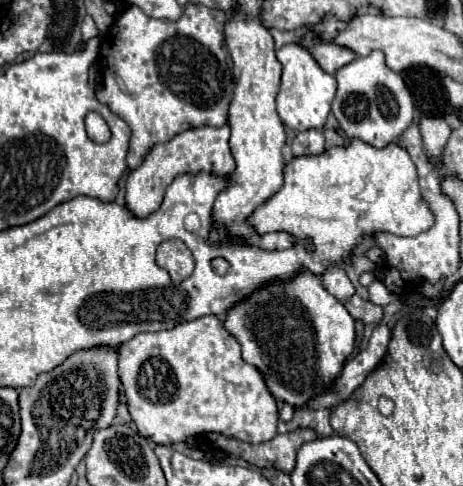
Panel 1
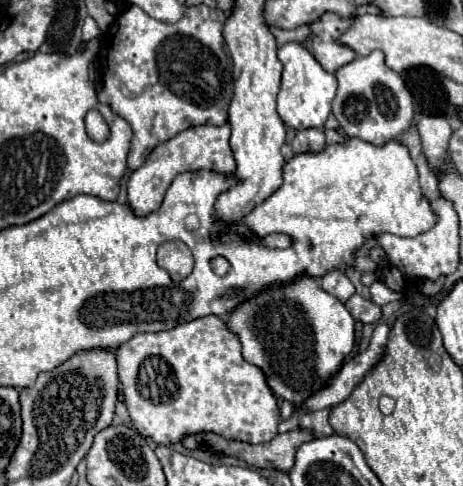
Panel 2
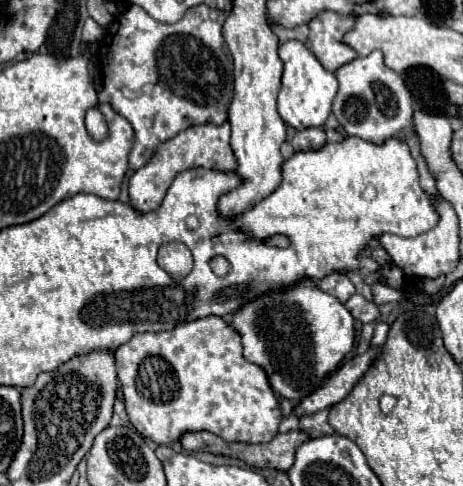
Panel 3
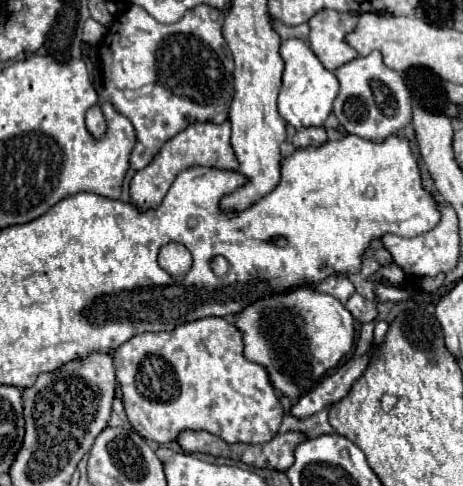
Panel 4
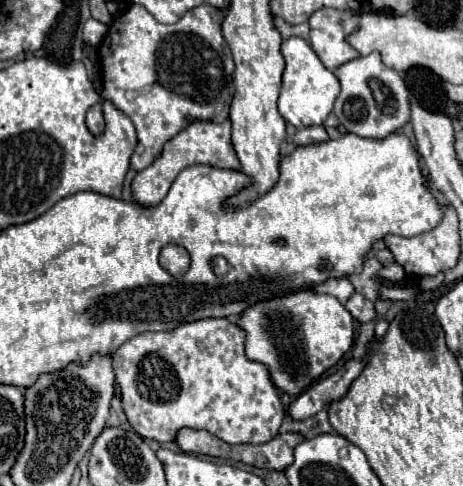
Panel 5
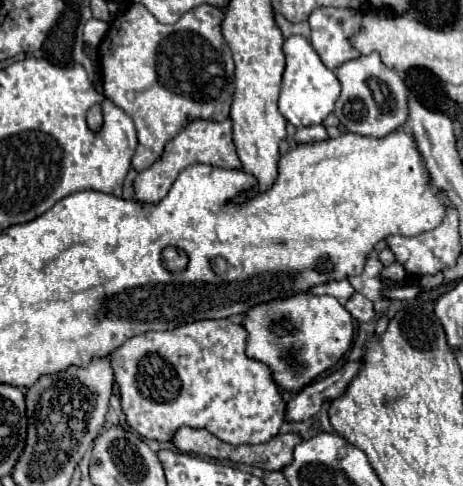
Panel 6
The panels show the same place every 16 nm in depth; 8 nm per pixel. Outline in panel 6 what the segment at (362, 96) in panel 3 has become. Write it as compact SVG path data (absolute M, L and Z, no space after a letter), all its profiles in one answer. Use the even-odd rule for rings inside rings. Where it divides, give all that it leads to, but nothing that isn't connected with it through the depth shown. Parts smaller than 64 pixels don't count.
M372 52L368 56L354 58L334 70L342 84L342 92L336 100L334 114L342 122L348 132L360 136L384 138L398 128L402 128L408 120L408 88L396 70L382 64L380 54Z

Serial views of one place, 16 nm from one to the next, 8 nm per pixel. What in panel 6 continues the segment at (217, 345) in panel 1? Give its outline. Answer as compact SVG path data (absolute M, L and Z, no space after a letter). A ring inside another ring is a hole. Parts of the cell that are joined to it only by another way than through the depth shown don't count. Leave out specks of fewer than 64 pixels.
M198 320L198 322L192 322L192 324L178 326L178 328L170 330L170 332L144 332L140 336L130 338L128 342L124 342L120 348L116 348L110 354L114 376L116 376L116 384L120 386L122 410L126 414L128 424L140 436L152 438L152 440L158 440L158 442L170 442L174 438L176 430L182 428L182 426L206 428L208 432L212 432L214 436L218 436L220 440L224 440L228 444L264 444L264 442L272 440L278 434L278 430L280 430L280 426L284 422L284 402L280 398L280 390L276 388L276 384L272 380L272 374L268 372L268 366L260 364L256 360L248 360L244 348L246 348L246 332L244 332L244 328L240 328L240 324L232 324L230 320Z

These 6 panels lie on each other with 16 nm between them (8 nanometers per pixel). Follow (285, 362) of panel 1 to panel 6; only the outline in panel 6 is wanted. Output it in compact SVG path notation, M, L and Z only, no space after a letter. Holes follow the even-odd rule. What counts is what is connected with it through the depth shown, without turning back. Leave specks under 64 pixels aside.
M310 292L256 304L244 312L240 326L248 332L246 356L270 366L274 384L292 396L332 368L350 350L354 336L352 316L334 296L314 296Z

